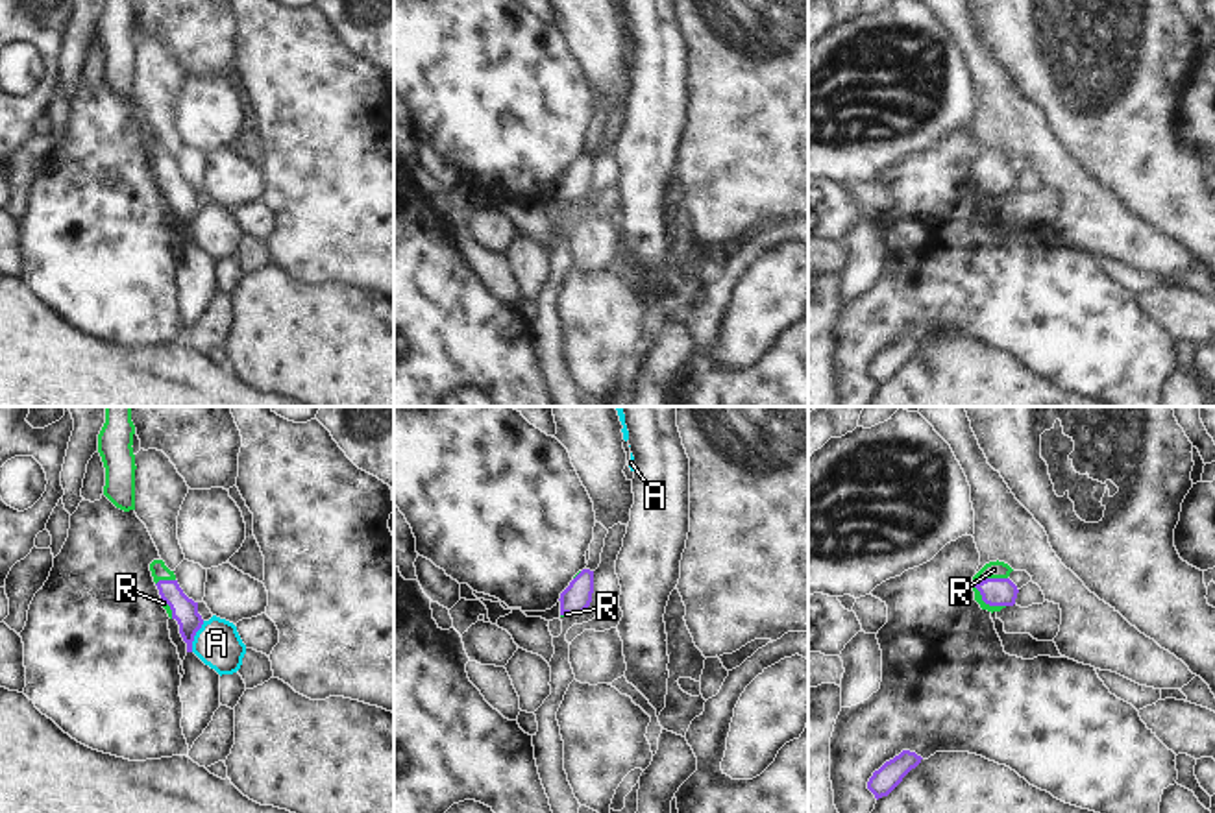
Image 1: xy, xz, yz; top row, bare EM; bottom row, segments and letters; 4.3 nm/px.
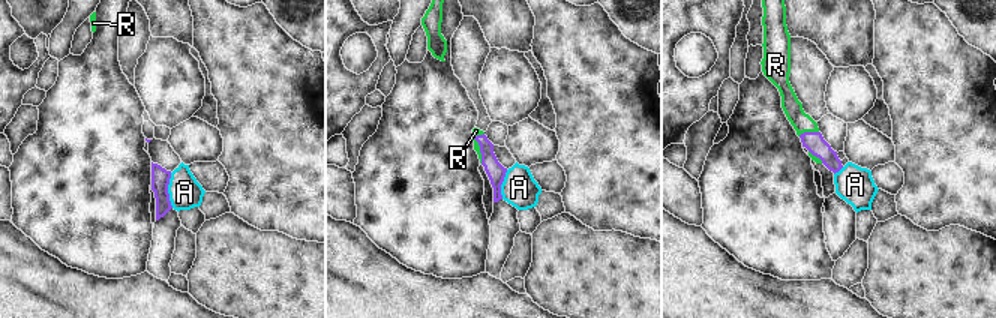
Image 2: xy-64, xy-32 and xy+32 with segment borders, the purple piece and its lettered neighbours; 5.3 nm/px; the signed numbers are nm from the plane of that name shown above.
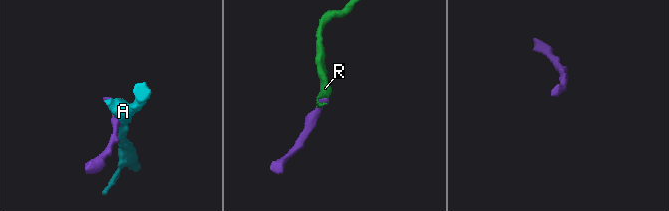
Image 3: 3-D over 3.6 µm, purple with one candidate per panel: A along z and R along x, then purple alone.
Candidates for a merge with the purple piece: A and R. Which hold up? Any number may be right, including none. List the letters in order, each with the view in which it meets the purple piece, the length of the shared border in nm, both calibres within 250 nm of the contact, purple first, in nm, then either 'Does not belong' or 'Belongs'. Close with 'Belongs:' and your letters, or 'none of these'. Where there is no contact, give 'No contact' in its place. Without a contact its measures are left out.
A: Touches purple in xy. Shared border 150 nm. Thickness 110 nm (purple) against 200 nm. Does not belong
R: Touches purple in yz. Shared border 170 nm. Thickness 130 nm (purple) against 80 nm. Belongs
Belongs: R.

